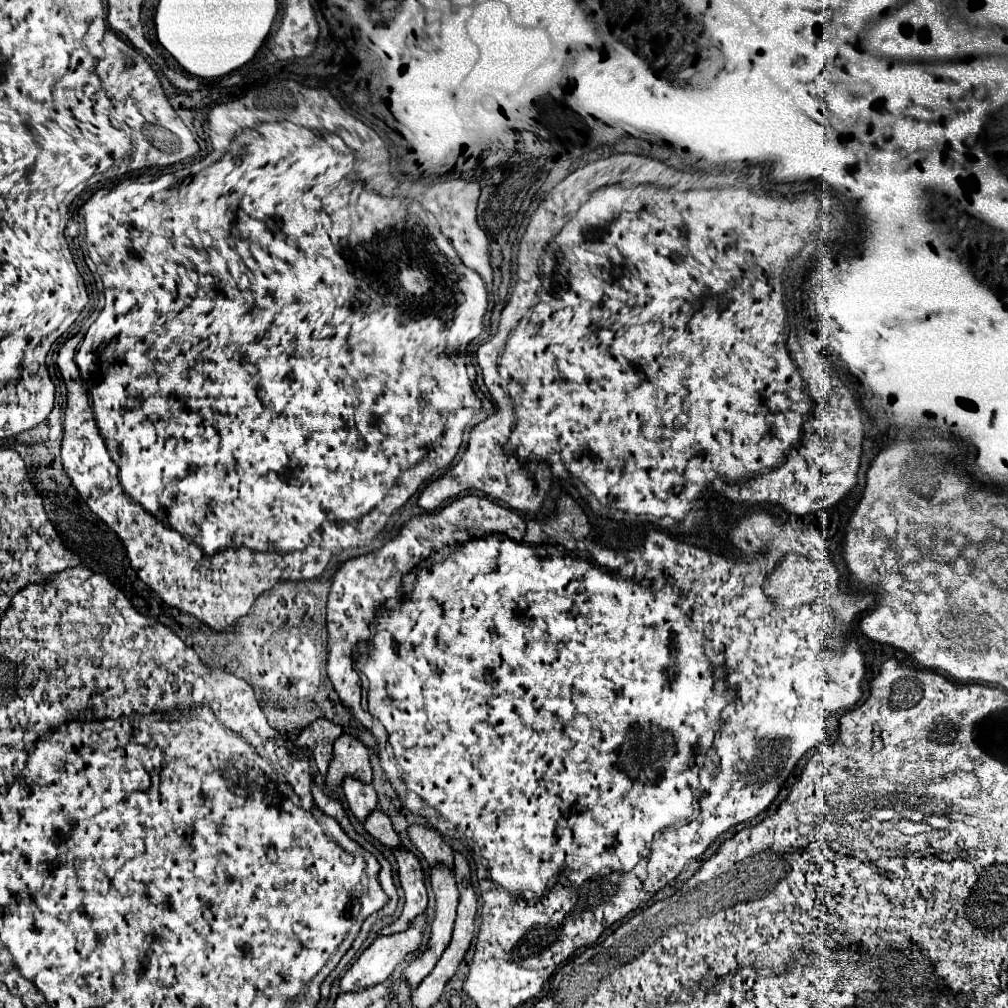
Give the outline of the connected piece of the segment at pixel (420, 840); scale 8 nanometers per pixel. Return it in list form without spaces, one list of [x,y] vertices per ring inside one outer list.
[[[410,825],[408,837],[416,845],[416,849],[424,855],[430,869],[434,869],[436,865],[446,865],[450,869],[454,867],[454,851],[446,845],[438,831],[424,825]]]

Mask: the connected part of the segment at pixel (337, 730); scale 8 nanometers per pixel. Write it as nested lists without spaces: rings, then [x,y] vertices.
[[[318,719],[298,735],[294,745],[300,749],[308,749],[318,765],[318,771],[326,775],[330,759],[332,759],[332,745],[340,735],[342,735],[342,727],[326,719]]]

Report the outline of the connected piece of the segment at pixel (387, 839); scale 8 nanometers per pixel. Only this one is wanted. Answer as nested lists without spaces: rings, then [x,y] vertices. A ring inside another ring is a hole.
[[[376,809],[376,811],[370,813],[370,817],[366,819],[364,827],[366,827],[366,831],[368,831],[374,839],[378,839],[382,845],[386,845],[386,847],[390,847],[390,849],[398,849],[398,847],[400,847],[400,837],[398,837],[396,831],[392,829],[392,823],[390,823],[388,815],[382,813],[380,809]]]

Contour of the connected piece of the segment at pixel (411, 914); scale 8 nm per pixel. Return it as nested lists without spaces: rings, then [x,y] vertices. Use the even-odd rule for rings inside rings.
[[[402,847],[398,851],[394,851],[394,855],[398,861],[400,887],[404,889],[404,909],[402,909],[402,915],[394,923],[380,929],[378,935],[392,935],[392,933],[404,931],[406,927],[410,927],[412,919],[416,919],[418,915],[424,913],[424,909],[428,905],[424,875],[422,875],[422,867],[420,867],[420,861],[416,859],[416,855]]]

